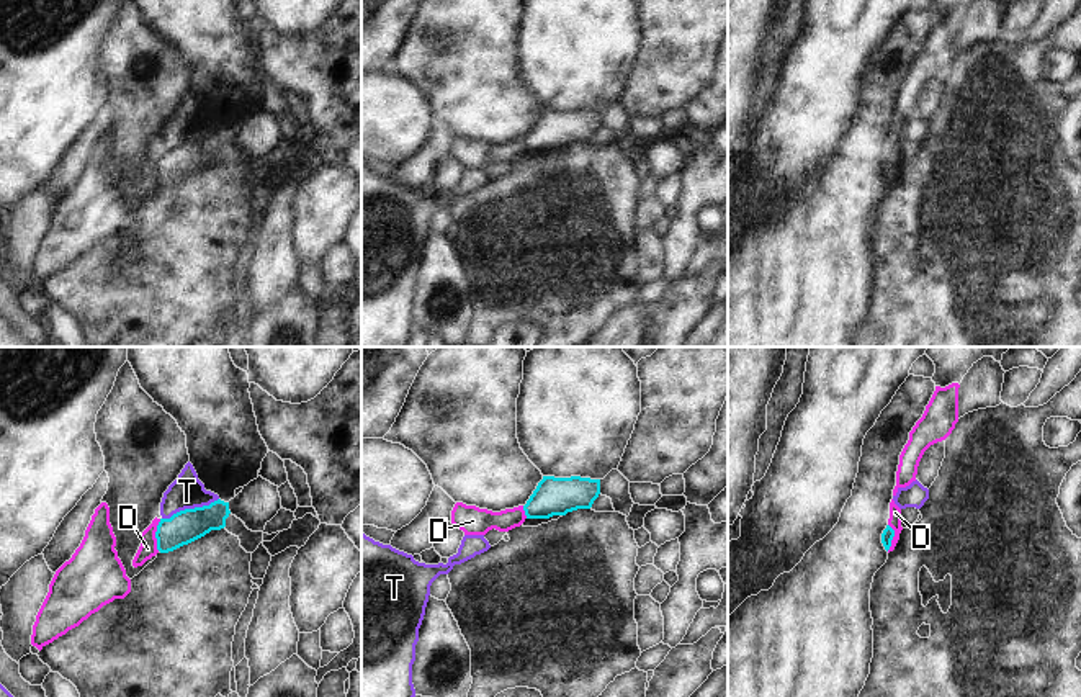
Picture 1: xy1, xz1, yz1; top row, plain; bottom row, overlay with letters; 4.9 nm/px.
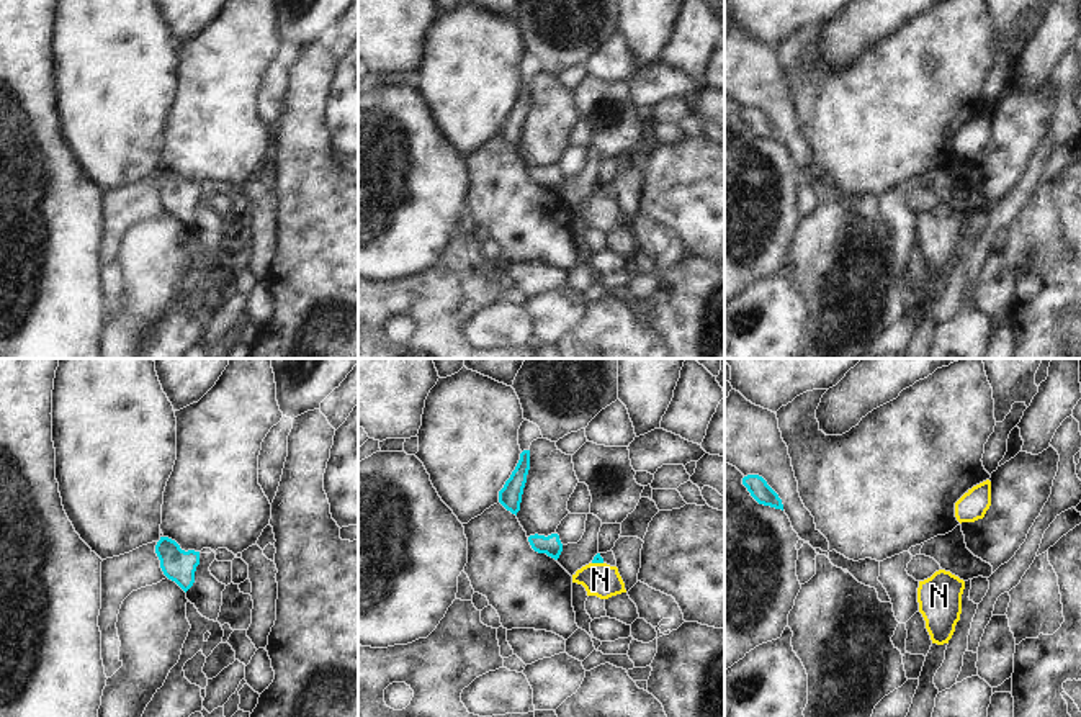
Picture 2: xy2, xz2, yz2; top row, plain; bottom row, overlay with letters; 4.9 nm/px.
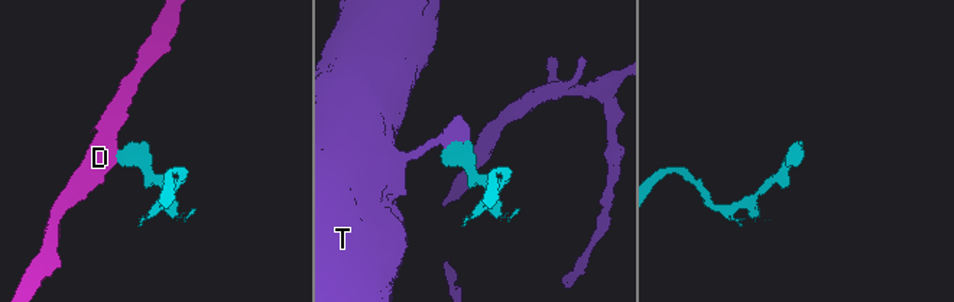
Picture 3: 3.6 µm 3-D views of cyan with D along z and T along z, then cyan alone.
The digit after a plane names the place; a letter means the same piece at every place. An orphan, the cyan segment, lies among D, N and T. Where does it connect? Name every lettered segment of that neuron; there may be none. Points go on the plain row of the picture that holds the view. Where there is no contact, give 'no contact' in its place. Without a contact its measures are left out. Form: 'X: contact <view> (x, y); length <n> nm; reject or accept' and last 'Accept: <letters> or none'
D: contact xy1 (156, 169); length 160 nm; reject
N: contact xz2 (597, 195); length 60 nm; accept
T: contact xy1 (190, 143); length 300 nm; reject
Accept: N

